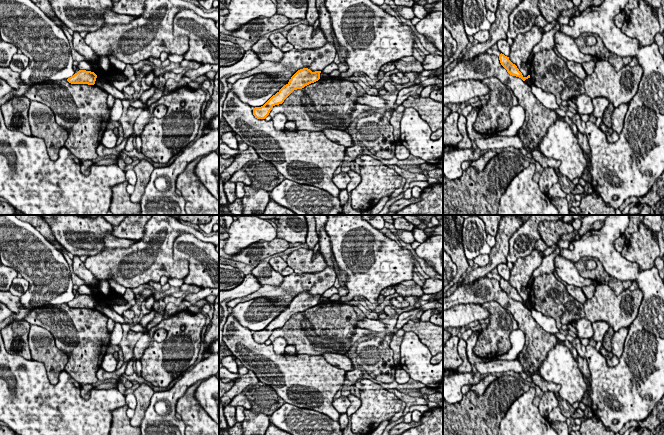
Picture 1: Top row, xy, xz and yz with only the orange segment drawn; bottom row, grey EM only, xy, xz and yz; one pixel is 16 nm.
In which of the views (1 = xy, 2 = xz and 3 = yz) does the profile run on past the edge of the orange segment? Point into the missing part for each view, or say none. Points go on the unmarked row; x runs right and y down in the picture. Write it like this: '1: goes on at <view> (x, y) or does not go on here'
1: does not go on here
2: does not go on here
3: does not go on here

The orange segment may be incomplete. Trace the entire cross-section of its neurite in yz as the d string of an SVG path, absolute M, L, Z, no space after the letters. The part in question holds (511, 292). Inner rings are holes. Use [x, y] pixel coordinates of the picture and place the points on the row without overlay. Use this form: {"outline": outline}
{"outline": "M502 277L500 278L499 284L500 284L501 289L507 294L507 296L510 299L519 301L523 305L525 305L526 303L530 302L530 299L528 299L527 301L524 301L522 299L522 297L519 295L519 293L517 292L517 290L515 288L513 288L509 284L509 281L505 280L504 278L502 278Z"}

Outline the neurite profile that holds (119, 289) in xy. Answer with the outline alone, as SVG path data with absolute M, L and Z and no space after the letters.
M111 273L109 274L109 284L110 284L111 289L114 290L119 295L123 295L126 292L127 288L118 284L114 280L113 275Z

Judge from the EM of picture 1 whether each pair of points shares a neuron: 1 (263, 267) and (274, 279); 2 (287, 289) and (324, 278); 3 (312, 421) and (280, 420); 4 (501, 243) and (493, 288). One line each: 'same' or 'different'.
1: same
2: same
3: same
4: different

